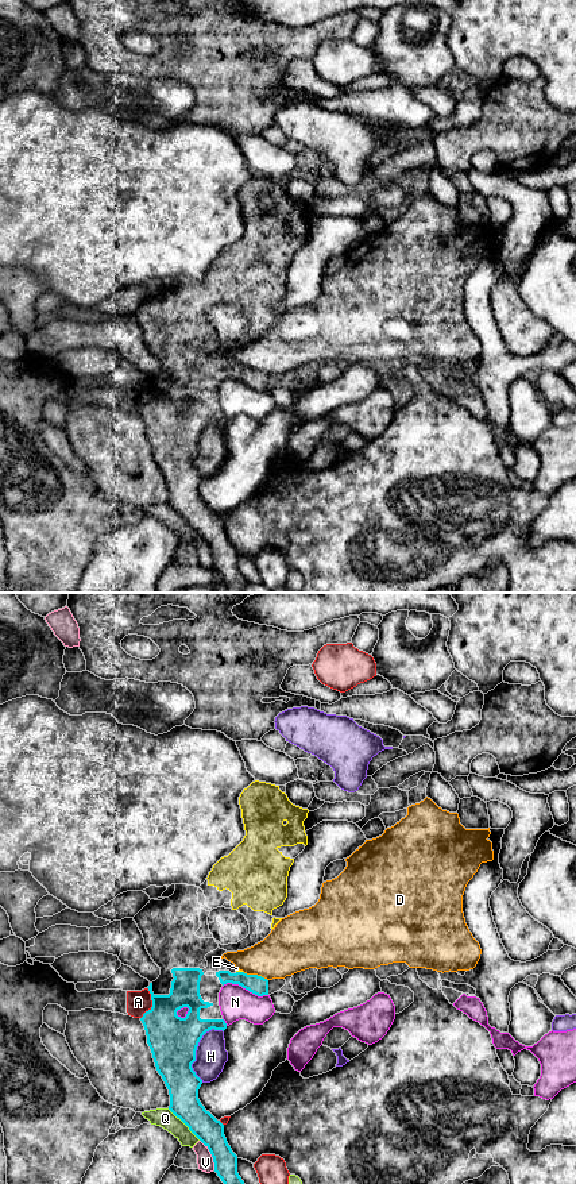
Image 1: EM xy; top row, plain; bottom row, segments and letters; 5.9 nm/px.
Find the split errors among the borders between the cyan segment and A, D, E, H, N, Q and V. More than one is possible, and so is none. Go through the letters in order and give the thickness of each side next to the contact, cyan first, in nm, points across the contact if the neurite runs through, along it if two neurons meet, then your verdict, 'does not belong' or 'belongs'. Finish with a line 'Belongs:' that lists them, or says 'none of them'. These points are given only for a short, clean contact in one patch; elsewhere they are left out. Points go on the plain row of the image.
A: 280 nm thick on the cyan side, 140 nm on the other; does not belong
D: 110 nm thick on the cyan side, 300 nm on the other; does not belong
E: 110 nm thick on the cyan side, 20 nm on the other; runs through xy (256, 380), (248, 377), (239, 367), (236, 363); belongs
H: 280 nm thick on the cyan side, 190 nm on the other; does not belong
N: 110 nm thick on the cyan side, 200 nm on the other; does not belong
Q: 190 nm thick on the cyan side, 110 nm on the other; does not belong
V: 160 nm thick on the cyan side, 100 nm on the other; does not belong
Belongs: E

